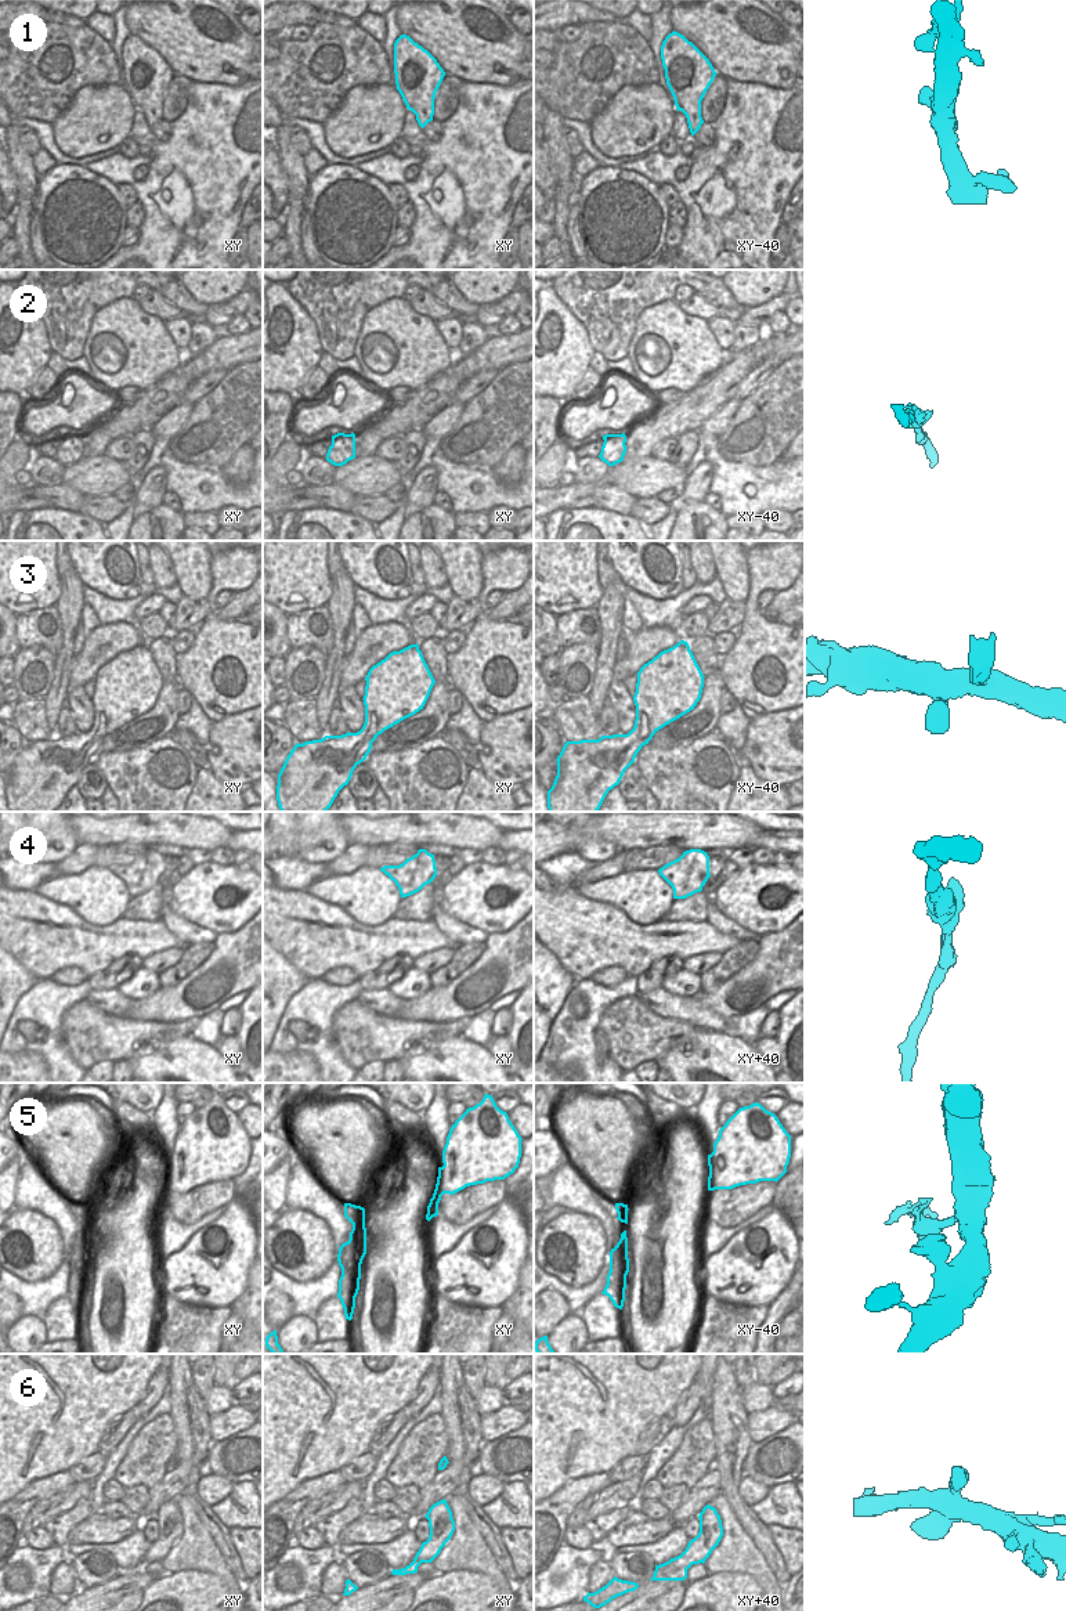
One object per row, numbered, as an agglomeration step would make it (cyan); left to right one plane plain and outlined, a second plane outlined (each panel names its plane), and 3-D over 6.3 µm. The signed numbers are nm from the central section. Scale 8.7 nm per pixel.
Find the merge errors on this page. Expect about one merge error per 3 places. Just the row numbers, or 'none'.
5

